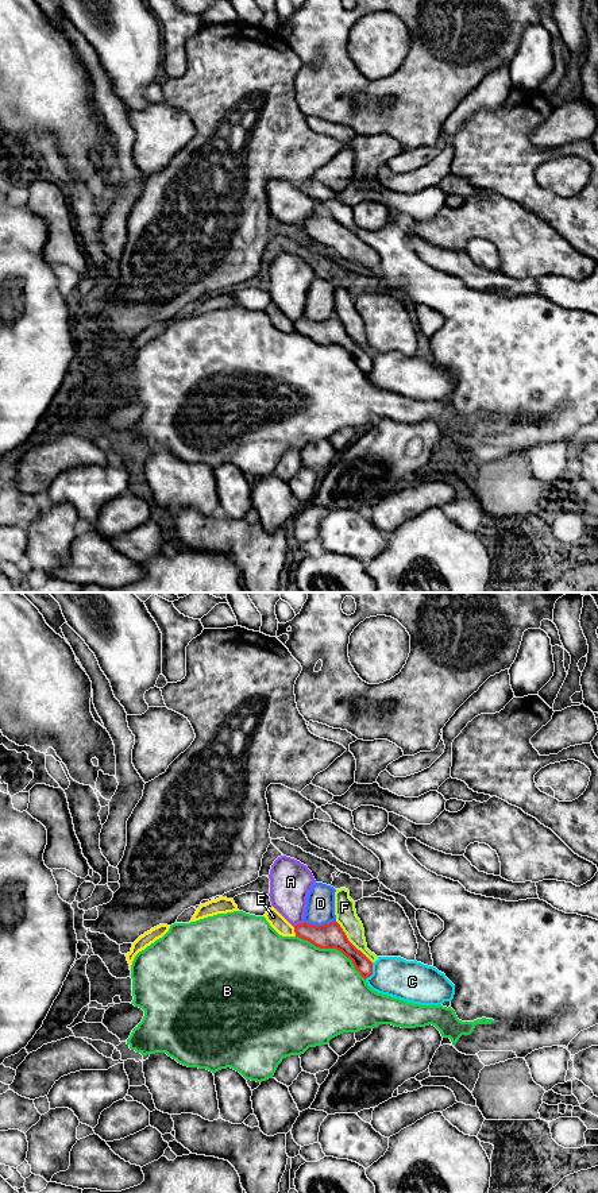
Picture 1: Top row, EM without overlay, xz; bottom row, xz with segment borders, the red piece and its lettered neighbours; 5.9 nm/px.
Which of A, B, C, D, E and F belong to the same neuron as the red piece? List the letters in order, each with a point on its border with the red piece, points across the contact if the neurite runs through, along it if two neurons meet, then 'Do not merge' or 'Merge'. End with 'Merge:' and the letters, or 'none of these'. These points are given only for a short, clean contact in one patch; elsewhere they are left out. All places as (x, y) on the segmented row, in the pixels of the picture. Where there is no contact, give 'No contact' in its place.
A: Touches red at xz (300, 923). Do not merge
B: Touches red at xz (334, 948). Do not merge
C: Touches red at xz (371, 972). Do not merge
D: Touches red at xz (320, 926). Do not merge
E: Touches red at xz (294, 931). Do not merge
F: Touches red at xz (350, 942). Do not merge
Merge: none of these

